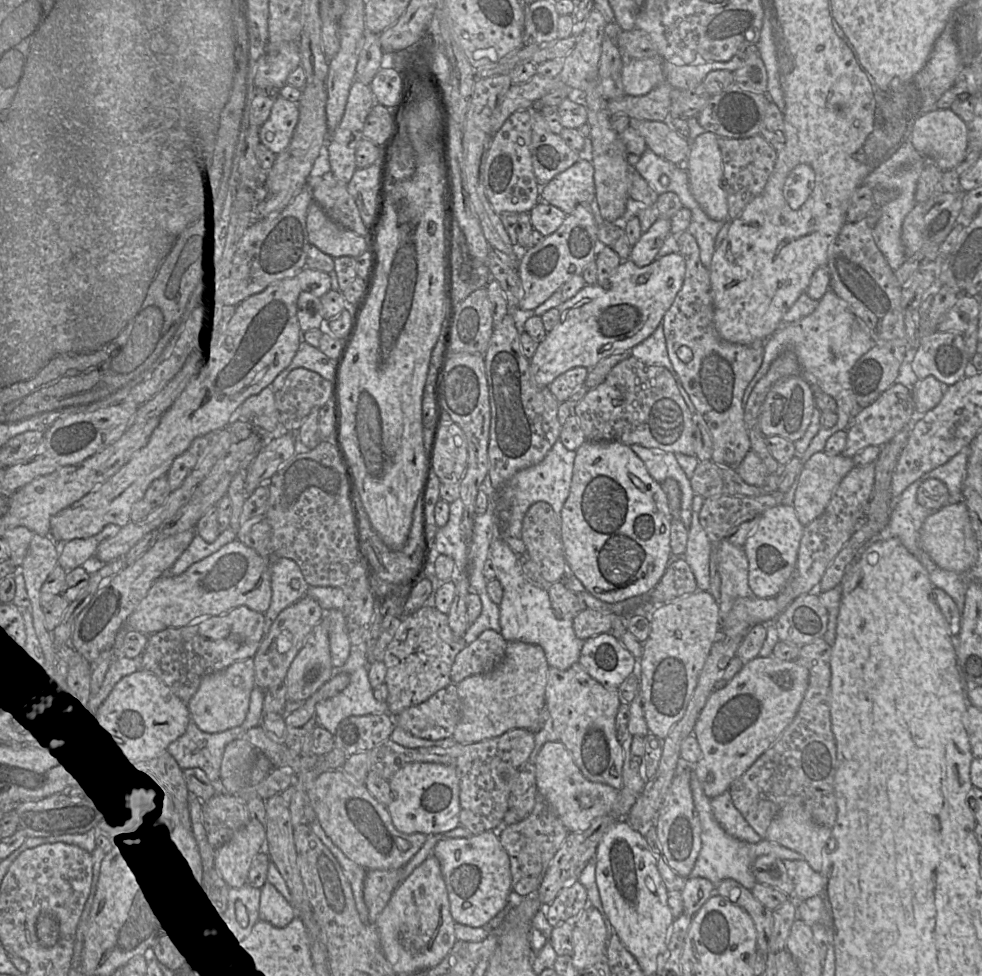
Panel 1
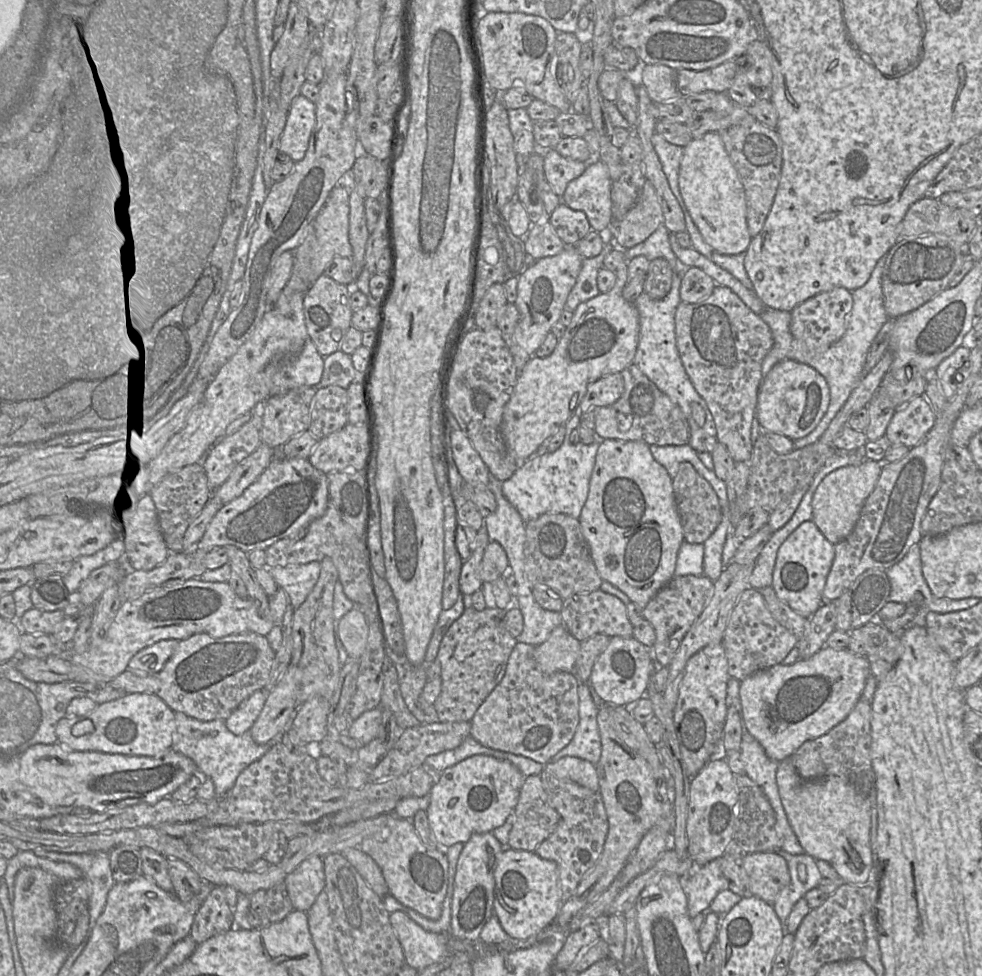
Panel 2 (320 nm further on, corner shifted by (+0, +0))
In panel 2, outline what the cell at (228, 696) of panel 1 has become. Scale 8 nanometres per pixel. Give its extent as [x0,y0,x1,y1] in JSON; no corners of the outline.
[225,690,266,735]

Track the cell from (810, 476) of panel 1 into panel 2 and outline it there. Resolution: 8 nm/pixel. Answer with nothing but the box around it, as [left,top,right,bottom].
[811,459,886,545]

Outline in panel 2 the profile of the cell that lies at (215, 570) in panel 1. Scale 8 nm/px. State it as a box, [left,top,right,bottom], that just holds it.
[63,578,288,681]

